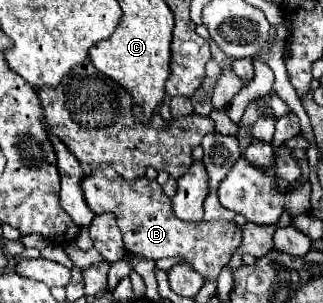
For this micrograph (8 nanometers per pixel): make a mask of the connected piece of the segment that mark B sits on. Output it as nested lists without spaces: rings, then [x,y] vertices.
[[[111,167],[95,169],[83,179],[83,195],[95,215],[111,211],[117,217],[117,225],[123,233],[127,251],[153,261],[163,257],[179,257],[183,263],[191,265],[205,281],[217,281],[219,273],[223,267],[227,267],[243,241],[243,229],[235,221],[215,219],[187,223],[177,219],[171,209],[171,199],[163,193],[157,181],[147,177],[125,181]]]

